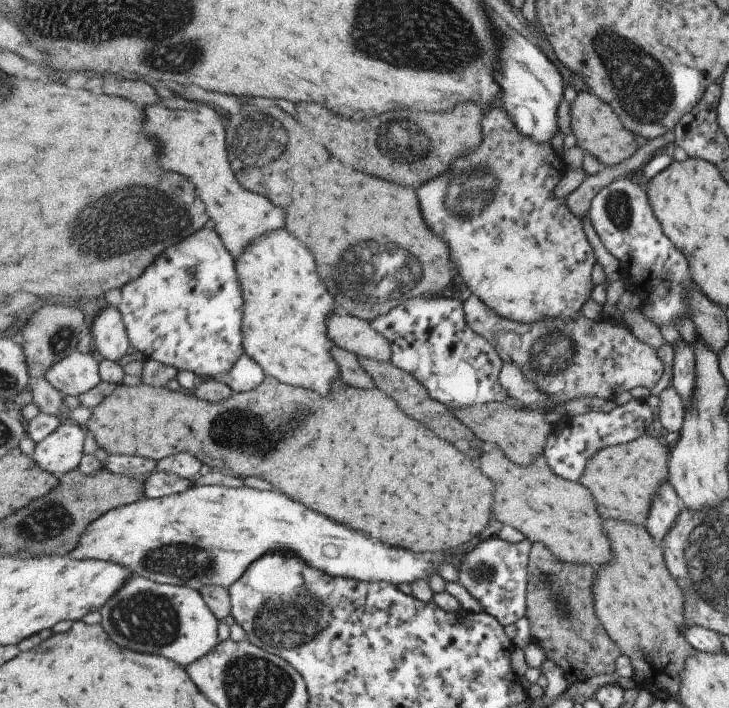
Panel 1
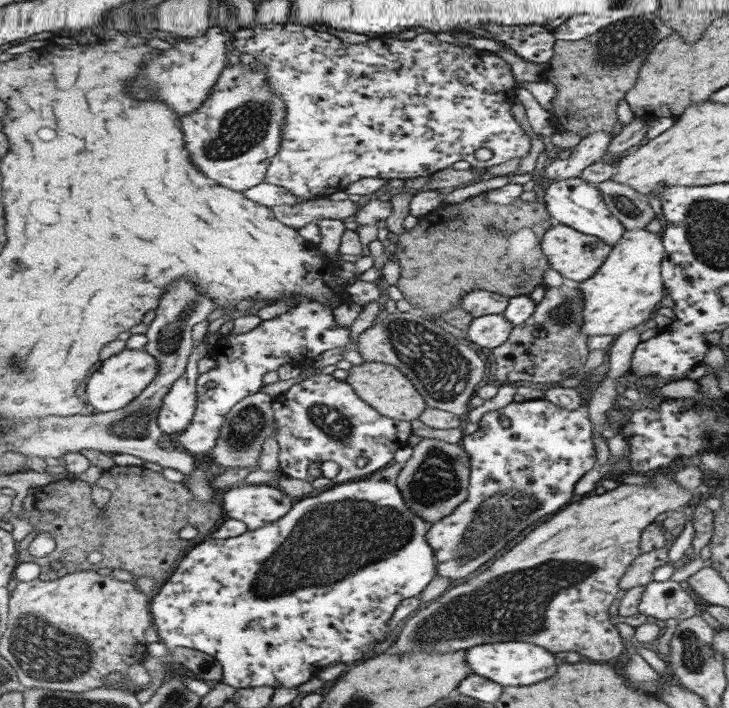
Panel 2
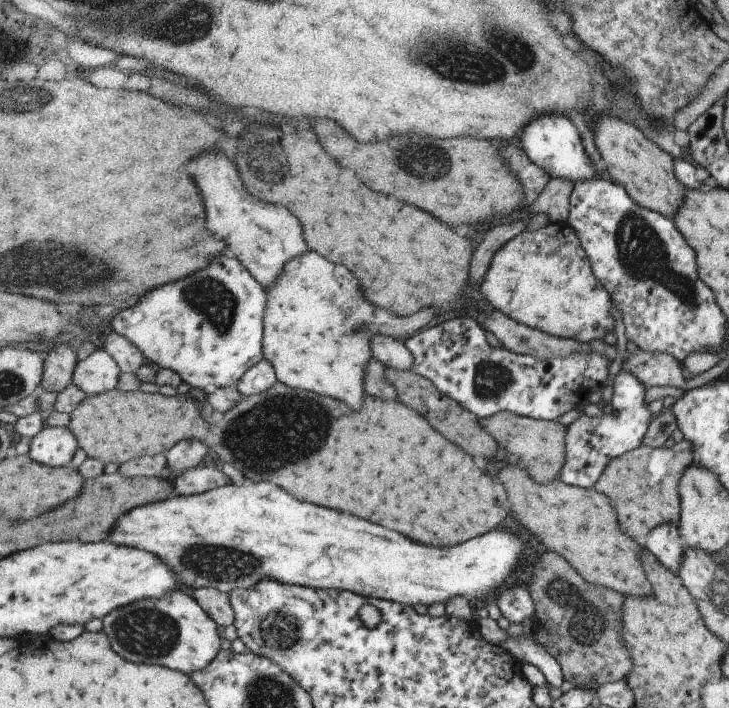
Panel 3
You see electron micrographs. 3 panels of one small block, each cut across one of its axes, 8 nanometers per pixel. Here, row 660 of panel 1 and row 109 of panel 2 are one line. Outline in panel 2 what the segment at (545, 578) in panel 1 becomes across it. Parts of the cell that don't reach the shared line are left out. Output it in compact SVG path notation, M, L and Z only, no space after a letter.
M649 12L649 14L623 18L616 24L602 28L599 32L578 41L556 40L555 54L545 70L544 79L544 81L555 83L558 88L557 96L552 102L555 125L561 130L570 130L580 134L581 138L599 131L613 132L615 122L619 118L617 104L632 90L640 67L648 58L648 52L651 52L661 39L672 32L671 27L663 24L663 21L653 12Z

